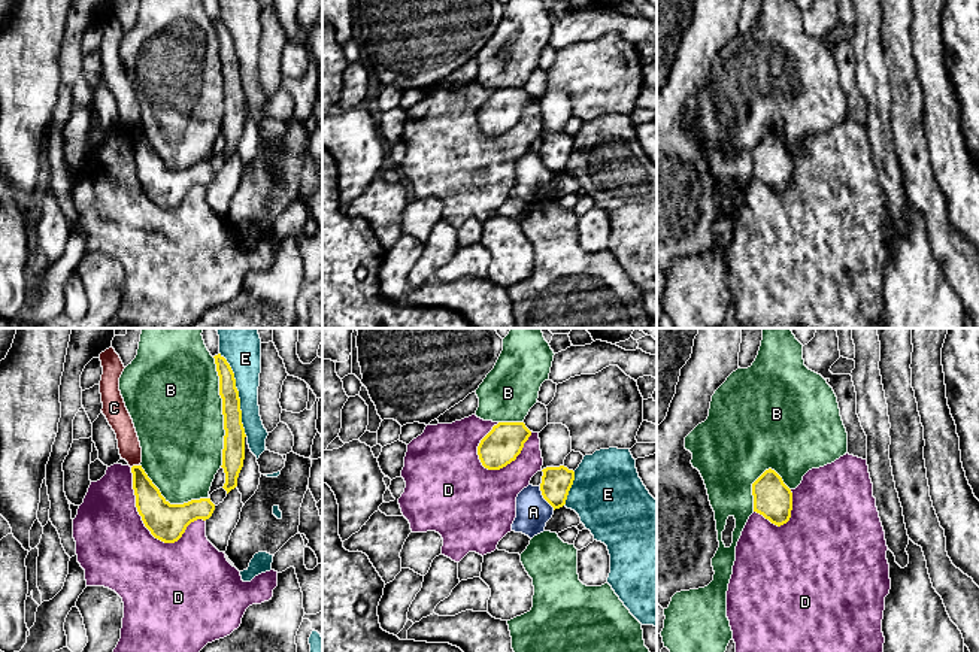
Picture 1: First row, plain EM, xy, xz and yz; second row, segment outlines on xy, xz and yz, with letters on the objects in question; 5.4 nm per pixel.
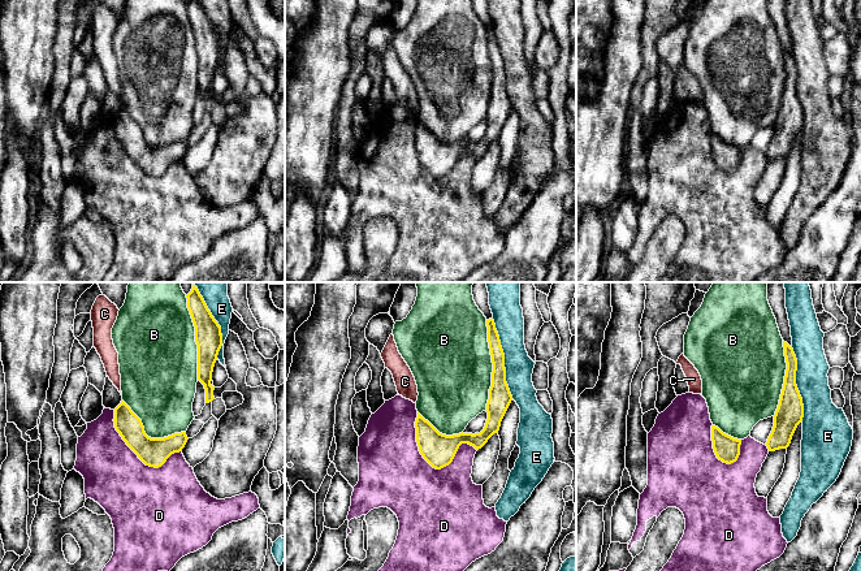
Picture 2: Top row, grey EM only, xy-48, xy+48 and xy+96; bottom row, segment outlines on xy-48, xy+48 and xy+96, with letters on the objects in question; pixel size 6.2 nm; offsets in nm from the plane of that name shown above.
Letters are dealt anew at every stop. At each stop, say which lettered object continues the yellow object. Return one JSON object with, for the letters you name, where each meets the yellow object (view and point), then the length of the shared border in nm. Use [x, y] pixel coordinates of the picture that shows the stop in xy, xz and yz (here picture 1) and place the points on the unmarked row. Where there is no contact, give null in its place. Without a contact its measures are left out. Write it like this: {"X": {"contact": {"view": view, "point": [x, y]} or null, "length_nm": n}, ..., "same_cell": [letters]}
{"same_cell": []}

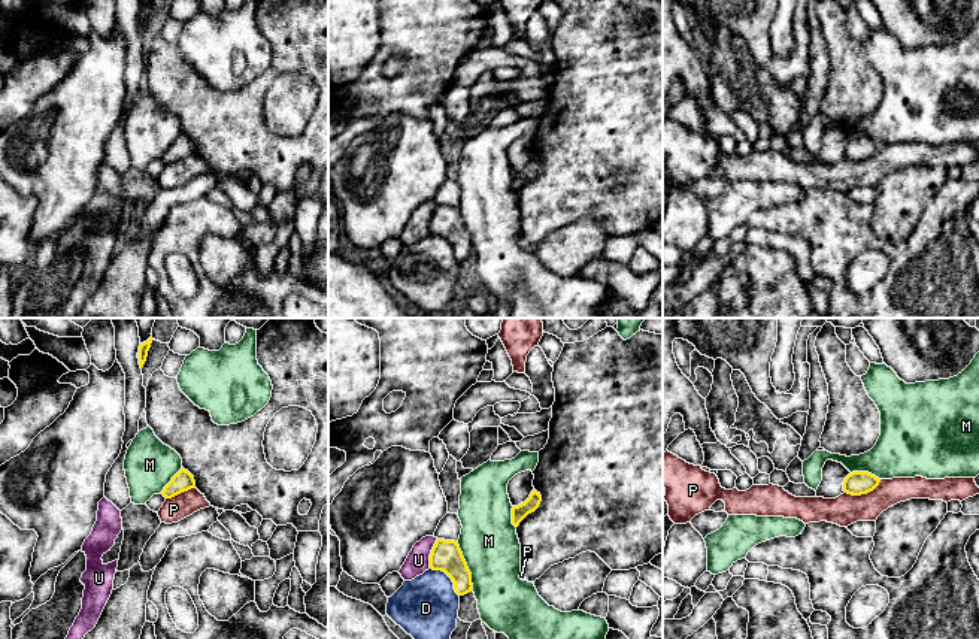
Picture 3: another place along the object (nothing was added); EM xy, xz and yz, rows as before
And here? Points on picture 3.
{"same_cell": []}

